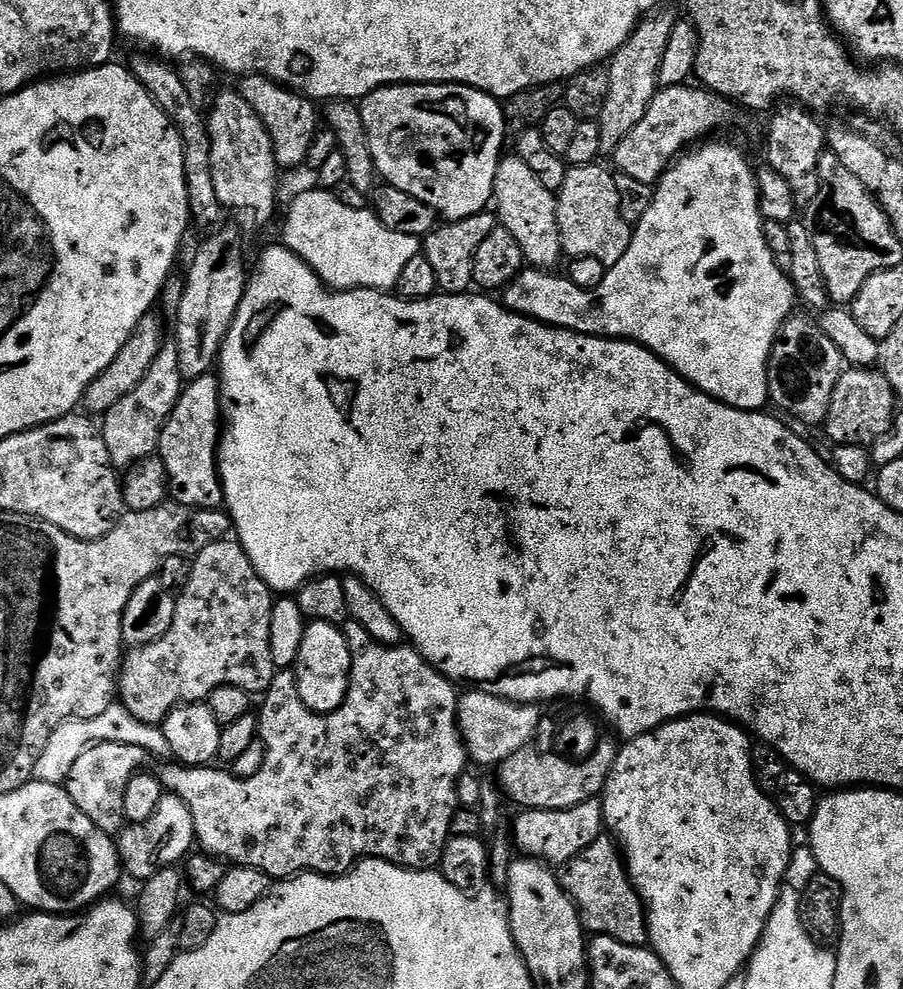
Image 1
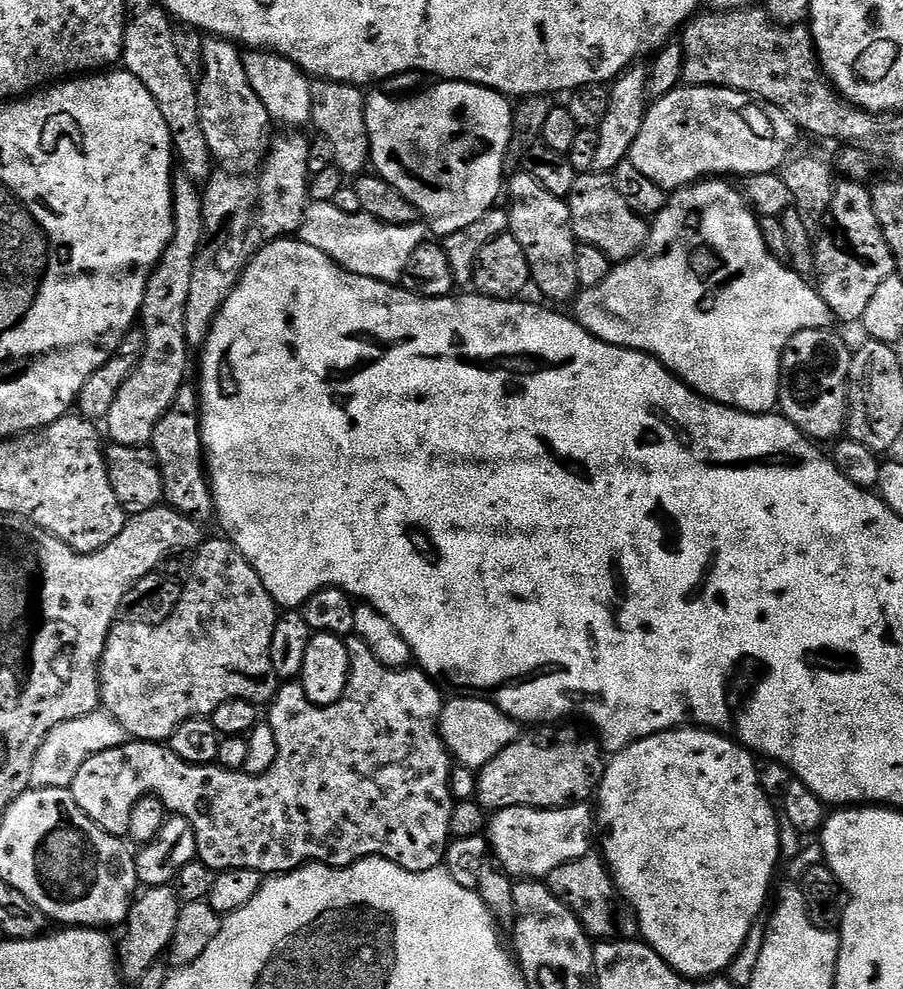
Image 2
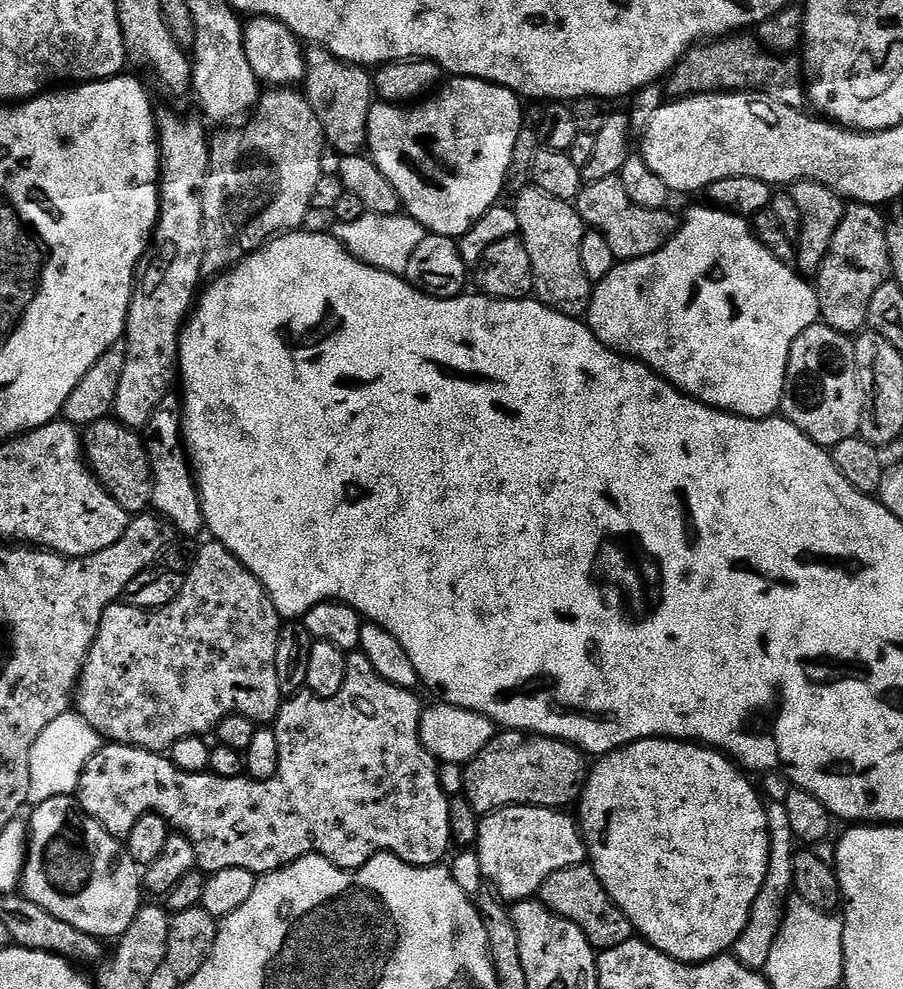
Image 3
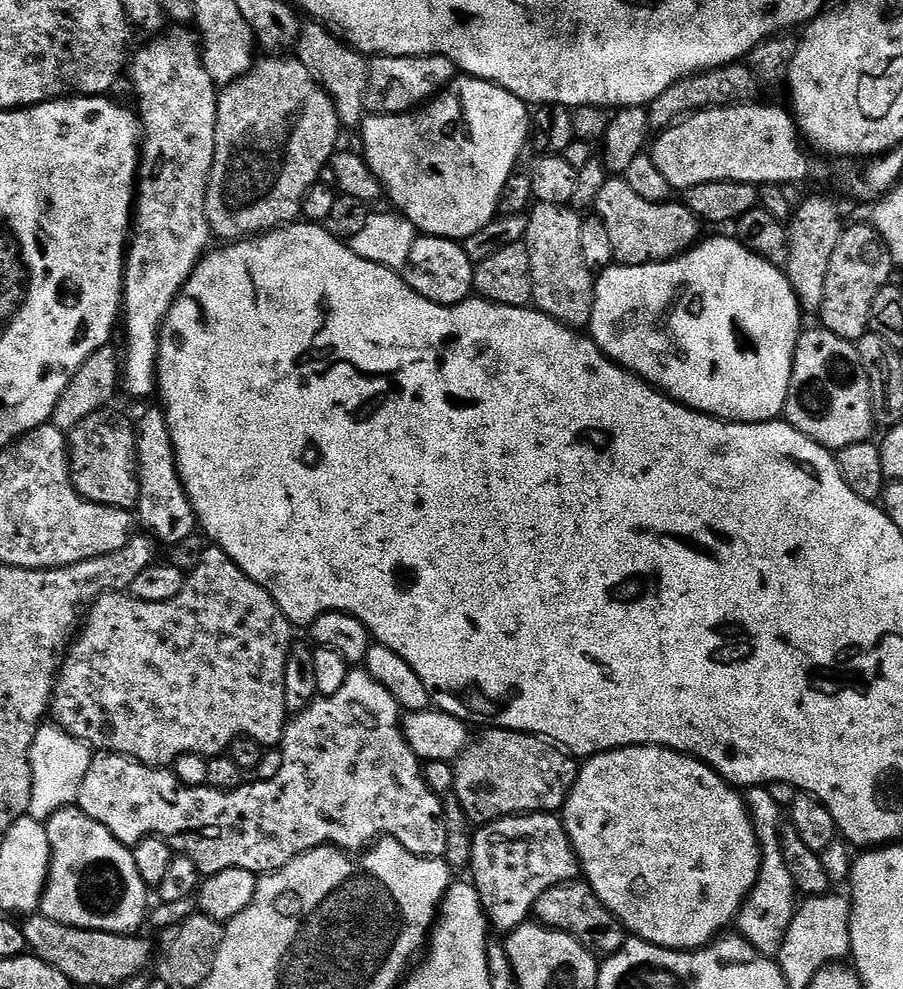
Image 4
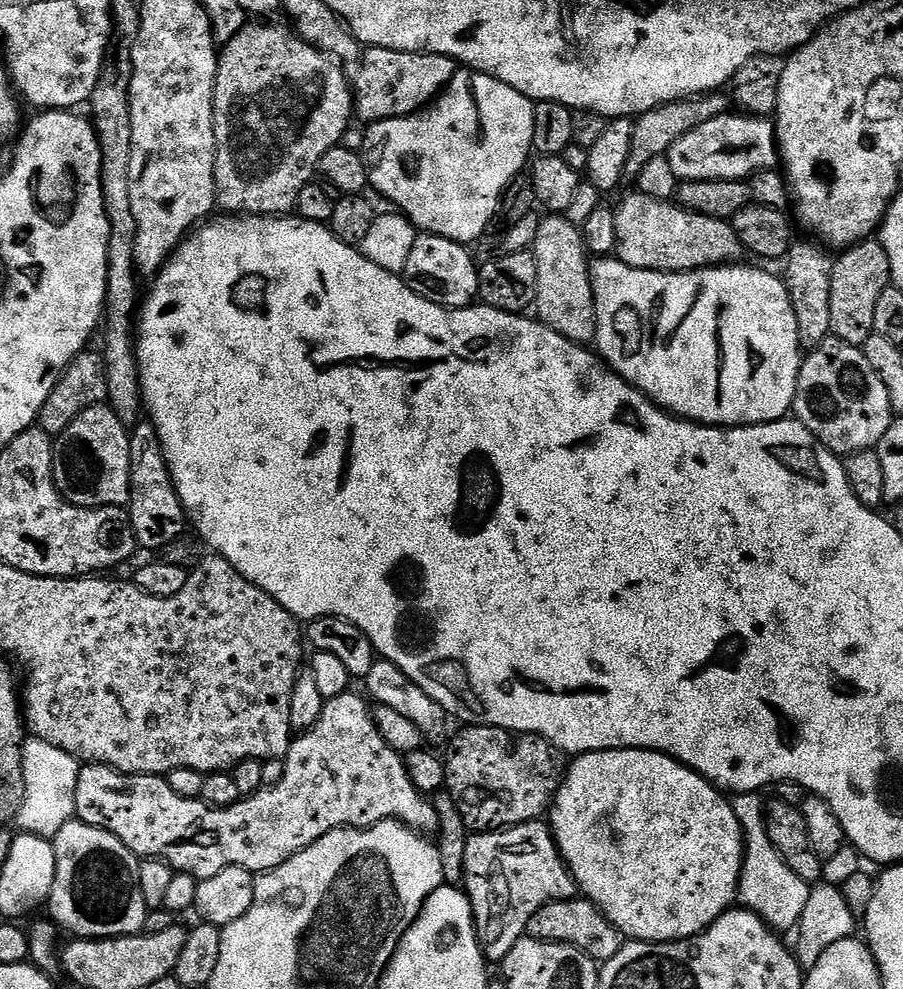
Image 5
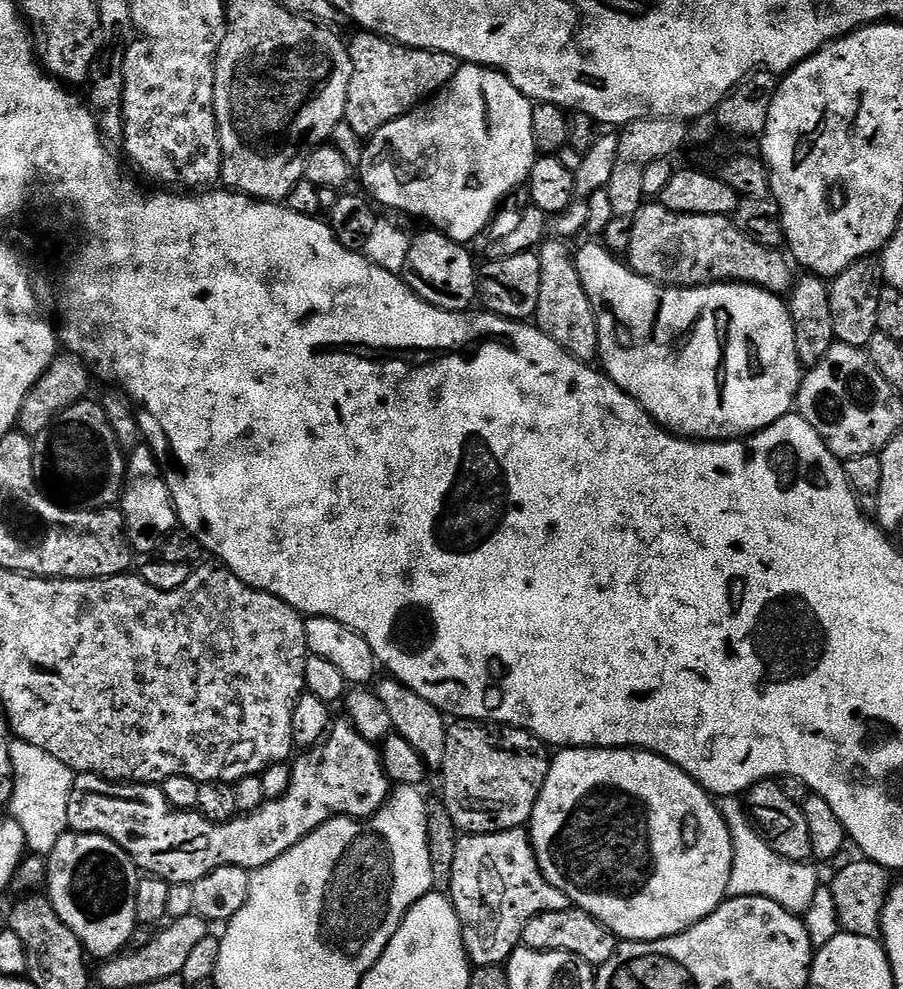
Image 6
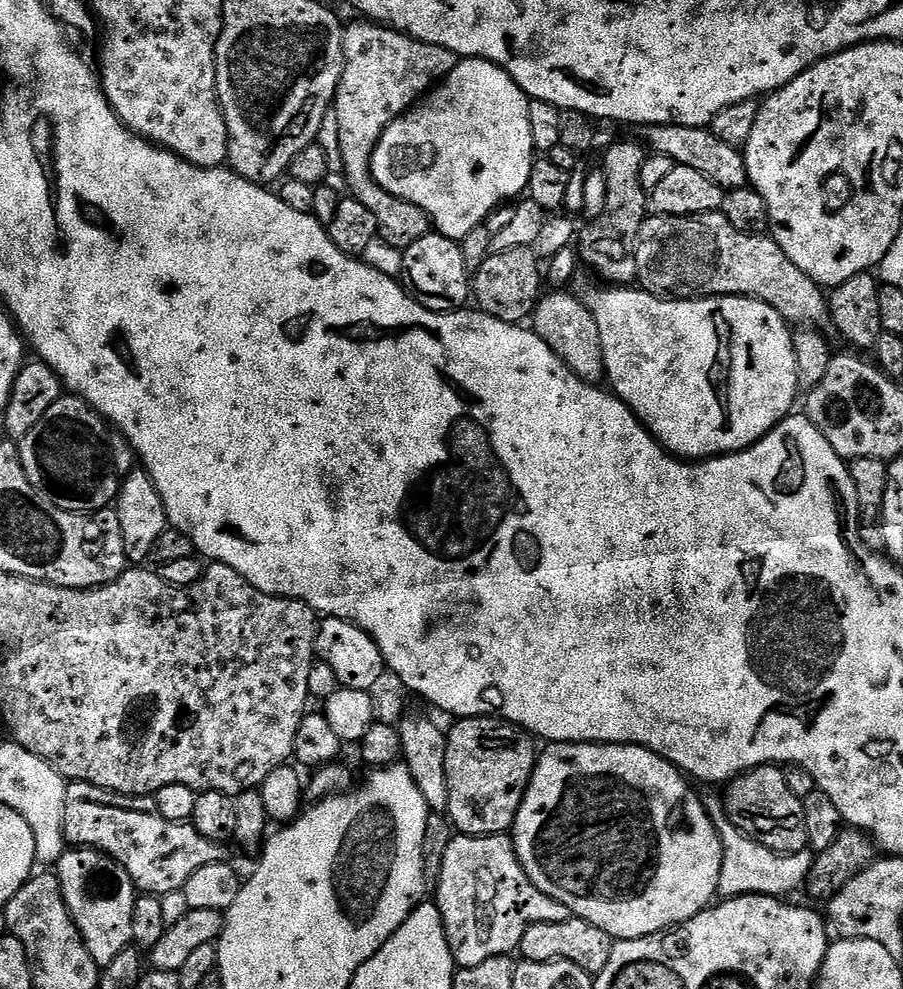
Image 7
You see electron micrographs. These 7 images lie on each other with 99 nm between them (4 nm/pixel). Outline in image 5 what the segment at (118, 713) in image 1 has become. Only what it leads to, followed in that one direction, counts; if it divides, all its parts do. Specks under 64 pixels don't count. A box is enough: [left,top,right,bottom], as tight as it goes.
[14,738,82,838]

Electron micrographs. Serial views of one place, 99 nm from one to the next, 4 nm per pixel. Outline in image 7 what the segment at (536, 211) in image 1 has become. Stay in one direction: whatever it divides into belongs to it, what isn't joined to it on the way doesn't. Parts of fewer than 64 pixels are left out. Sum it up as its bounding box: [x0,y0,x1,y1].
[530,290,606,385]

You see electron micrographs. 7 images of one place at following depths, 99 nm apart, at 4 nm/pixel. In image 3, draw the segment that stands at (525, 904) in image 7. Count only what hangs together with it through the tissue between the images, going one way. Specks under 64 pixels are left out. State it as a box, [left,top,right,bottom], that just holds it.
[474,804,586,902]

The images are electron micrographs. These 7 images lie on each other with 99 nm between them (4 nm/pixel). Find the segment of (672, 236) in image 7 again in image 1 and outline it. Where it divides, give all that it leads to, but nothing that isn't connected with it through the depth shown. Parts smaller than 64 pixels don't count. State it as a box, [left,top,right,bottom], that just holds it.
[556,162,633,269]

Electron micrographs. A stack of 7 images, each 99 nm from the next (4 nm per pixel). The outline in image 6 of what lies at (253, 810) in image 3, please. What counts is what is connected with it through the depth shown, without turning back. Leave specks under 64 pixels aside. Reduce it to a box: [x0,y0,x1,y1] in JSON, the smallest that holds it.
[68,719,390,885]

